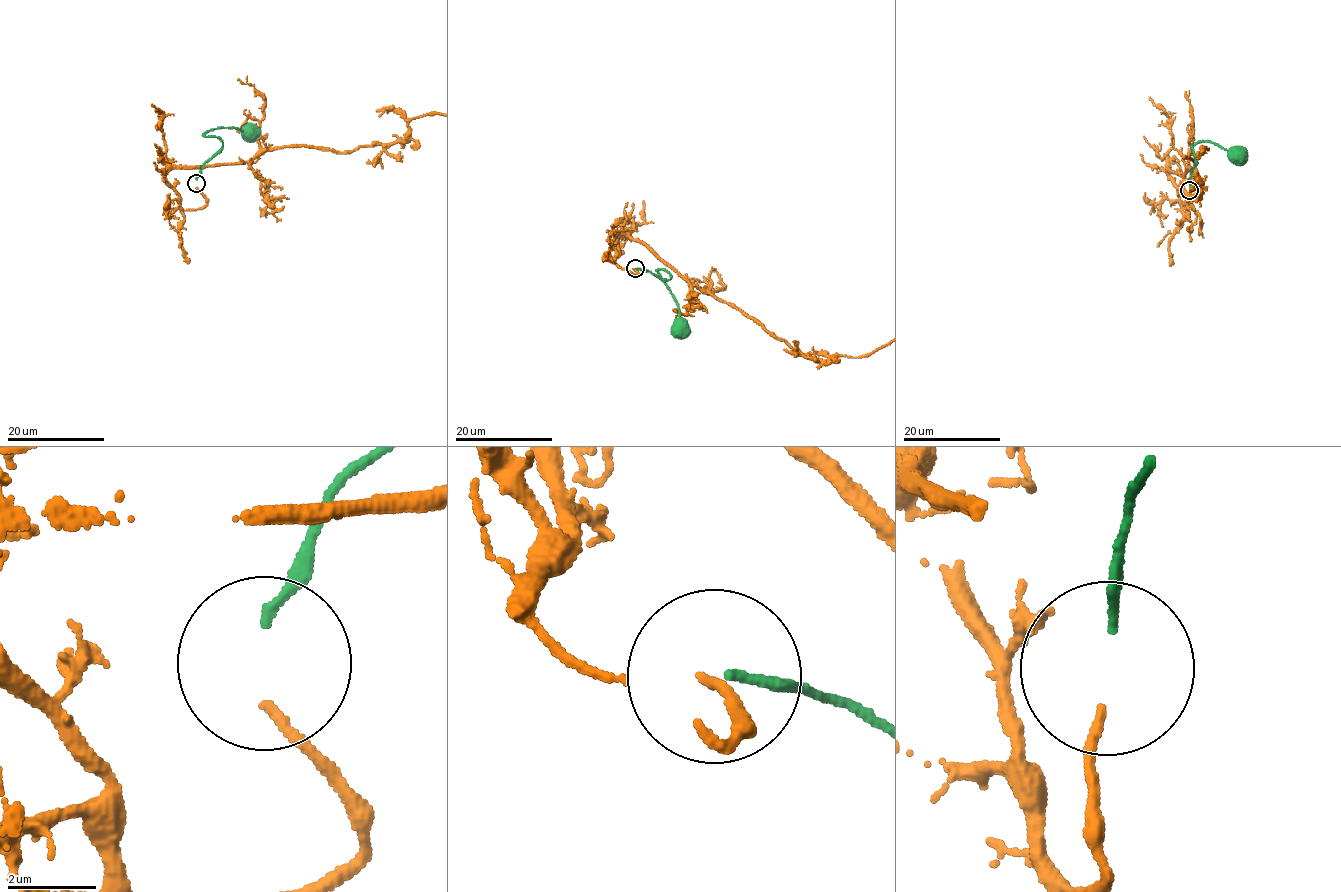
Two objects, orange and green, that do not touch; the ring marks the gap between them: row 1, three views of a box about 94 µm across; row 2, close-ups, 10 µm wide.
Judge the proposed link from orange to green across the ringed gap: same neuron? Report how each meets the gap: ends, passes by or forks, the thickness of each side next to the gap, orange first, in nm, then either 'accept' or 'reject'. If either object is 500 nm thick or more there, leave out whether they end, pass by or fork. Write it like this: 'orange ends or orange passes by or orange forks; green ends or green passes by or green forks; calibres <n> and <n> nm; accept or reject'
orange ends; green ends; calibres 220 and 200 nm; accept

